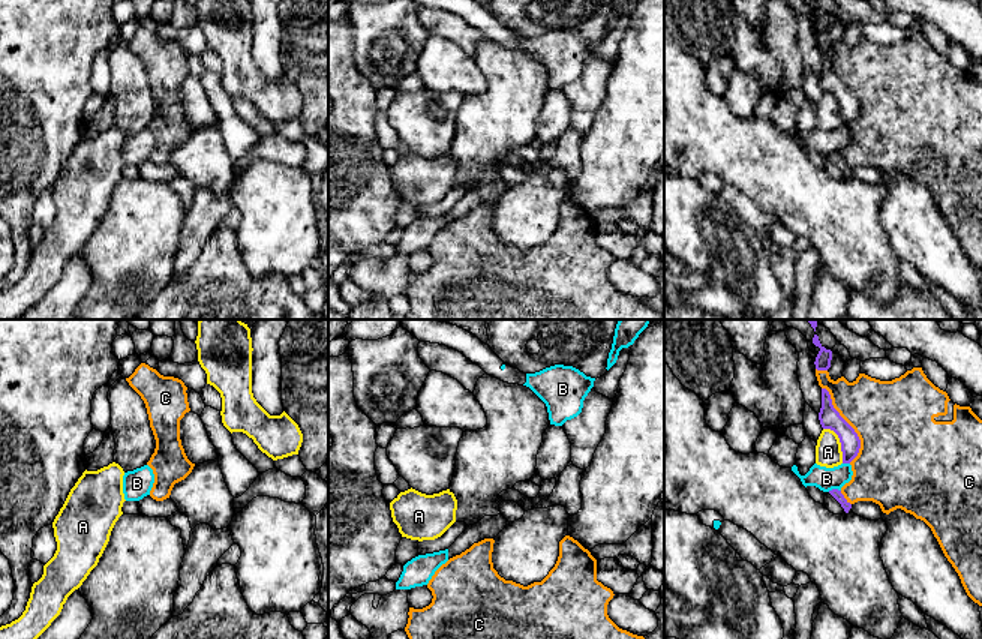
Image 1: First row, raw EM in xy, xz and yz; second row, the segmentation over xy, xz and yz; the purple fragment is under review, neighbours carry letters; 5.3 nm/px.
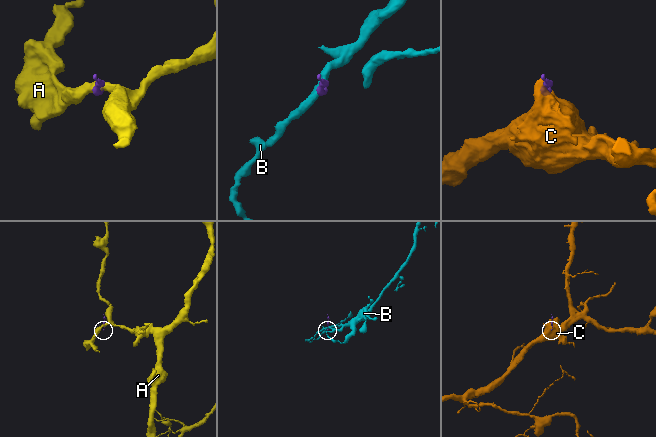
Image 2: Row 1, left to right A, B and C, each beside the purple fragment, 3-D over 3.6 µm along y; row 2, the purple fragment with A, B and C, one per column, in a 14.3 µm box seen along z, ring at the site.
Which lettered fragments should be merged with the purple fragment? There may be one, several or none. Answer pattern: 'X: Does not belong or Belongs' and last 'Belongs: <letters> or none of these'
A: Does not belong
B: Does not belong
C: Does not belong
Belongs: none of these

